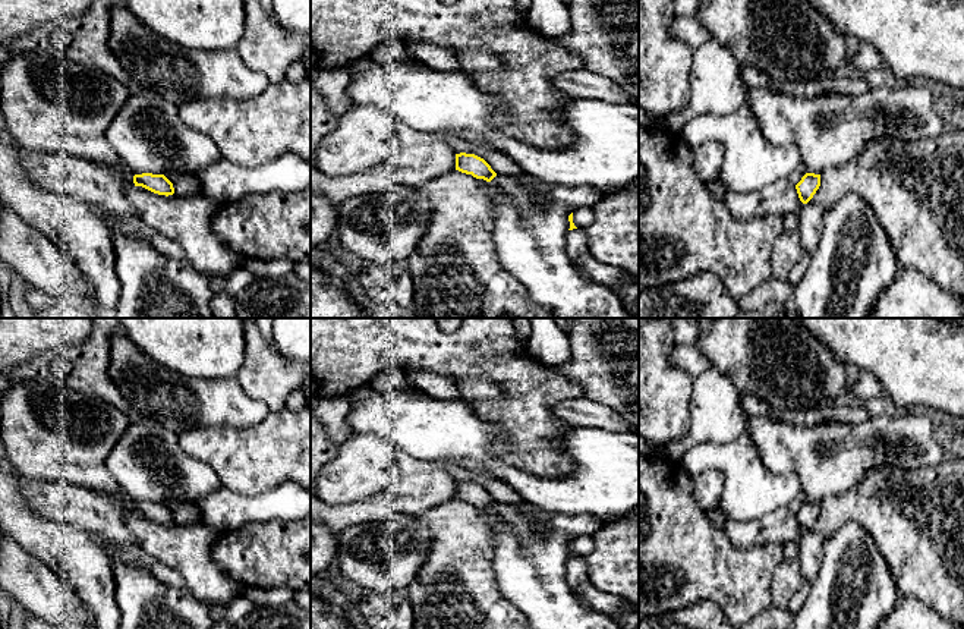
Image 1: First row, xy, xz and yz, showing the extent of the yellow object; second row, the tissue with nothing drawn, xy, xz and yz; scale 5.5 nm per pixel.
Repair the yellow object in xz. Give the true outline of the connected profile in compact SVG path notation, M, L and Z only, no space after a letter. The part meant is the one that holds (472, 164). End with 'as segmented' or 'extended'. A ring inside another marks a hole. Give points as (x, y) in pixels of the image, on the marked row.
M466 152L456 154L456 170L486 182L491 182L497 176L483 158Z | as segmented

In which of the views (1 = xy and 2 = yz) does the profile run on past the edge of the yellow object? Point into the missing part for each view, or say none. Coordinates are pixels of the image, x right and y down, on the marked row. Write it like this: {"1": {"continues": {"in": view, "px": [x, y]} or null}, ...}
{"1": {"continues": null}, "2": {"continues": null}}

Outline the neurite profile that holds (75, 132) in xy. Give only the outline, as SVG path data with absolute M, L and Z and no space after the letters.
M12 53L0 69L0 113L7 133L22 150L60 152L111 169L123 180L130 205L154 232L174 240L198 273L211 279L229 276L243 260L229 249L212 230L218 202L204 195L158 195L133 183L135 173L119 158L105 132L130 97L119 79L89 66L67 60L63 54Z

